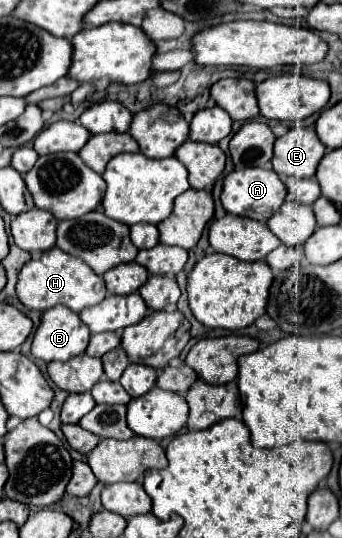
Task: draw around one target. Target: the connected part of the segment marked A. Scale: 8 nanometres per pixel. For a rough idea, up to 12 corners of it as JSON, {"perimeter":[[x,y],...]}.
{"perimeter":[[262,167],[224,177],[222,207],[266,223],[286,199],[280,177]]}

